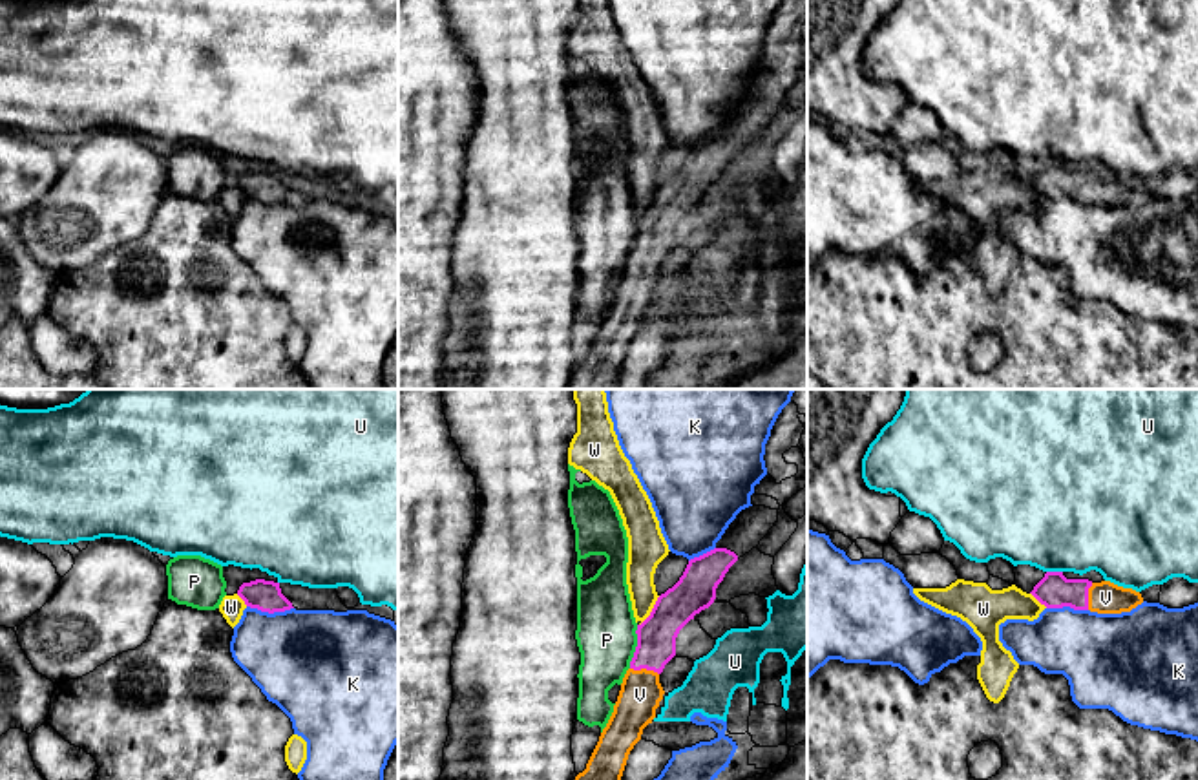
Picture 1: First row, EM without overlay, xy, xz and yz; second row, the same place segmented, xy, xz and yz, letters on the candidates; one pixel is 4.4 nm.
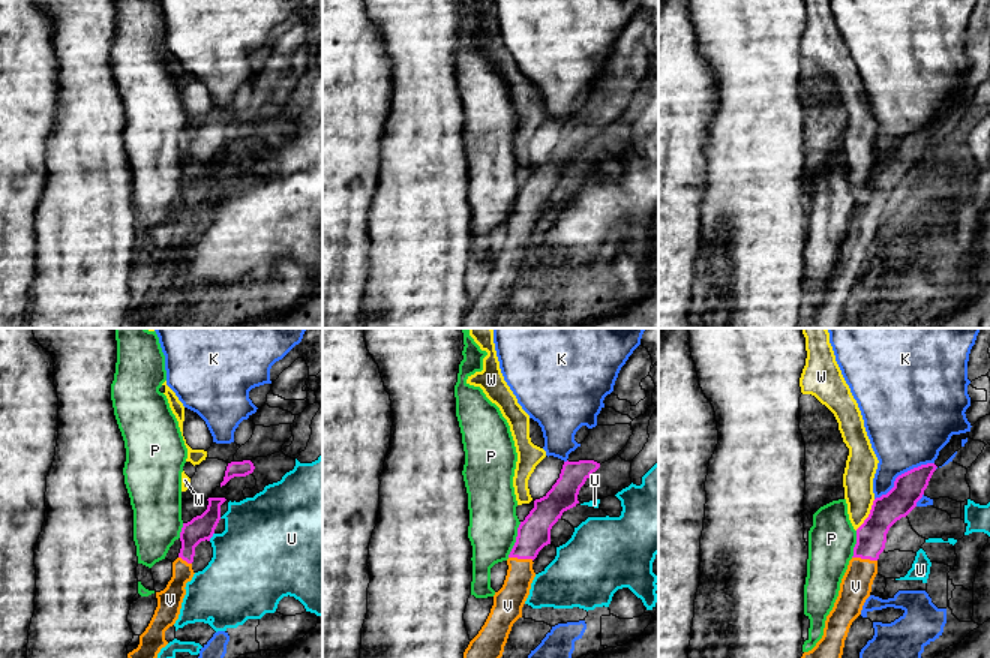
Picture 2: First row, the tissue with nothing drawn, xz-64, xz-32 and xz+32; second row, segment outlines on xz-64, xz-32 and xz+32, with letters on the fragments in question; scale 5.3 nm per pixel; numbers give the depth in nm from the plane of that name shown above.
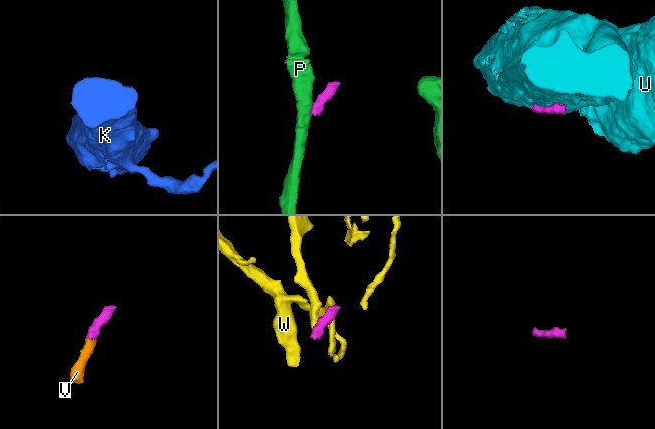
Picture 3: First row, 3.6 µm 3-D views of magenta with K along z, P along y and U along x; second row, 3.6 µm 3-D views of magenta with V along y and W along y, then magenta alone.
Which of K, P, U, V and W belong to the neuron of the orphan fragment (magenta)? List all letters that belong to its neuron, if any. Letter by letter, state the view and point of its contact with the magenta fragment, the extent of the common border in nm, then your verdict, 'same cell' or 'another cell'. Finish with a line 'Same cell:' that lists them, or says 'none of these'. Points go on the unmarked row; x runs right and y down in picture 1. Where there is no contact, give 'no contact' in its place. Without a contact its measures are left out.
K: contact xy (271, 203); length 200 nm; another cell
P: contact xz (636, 238); length 200 nm; another cell
U: contact yz (1054, 163); length 70 nm; another cell
V: contact xz (645, 258); length 130 nm; same cell
W: contact xz (652, 201); length 160 nm; another cell
Same cell: V

